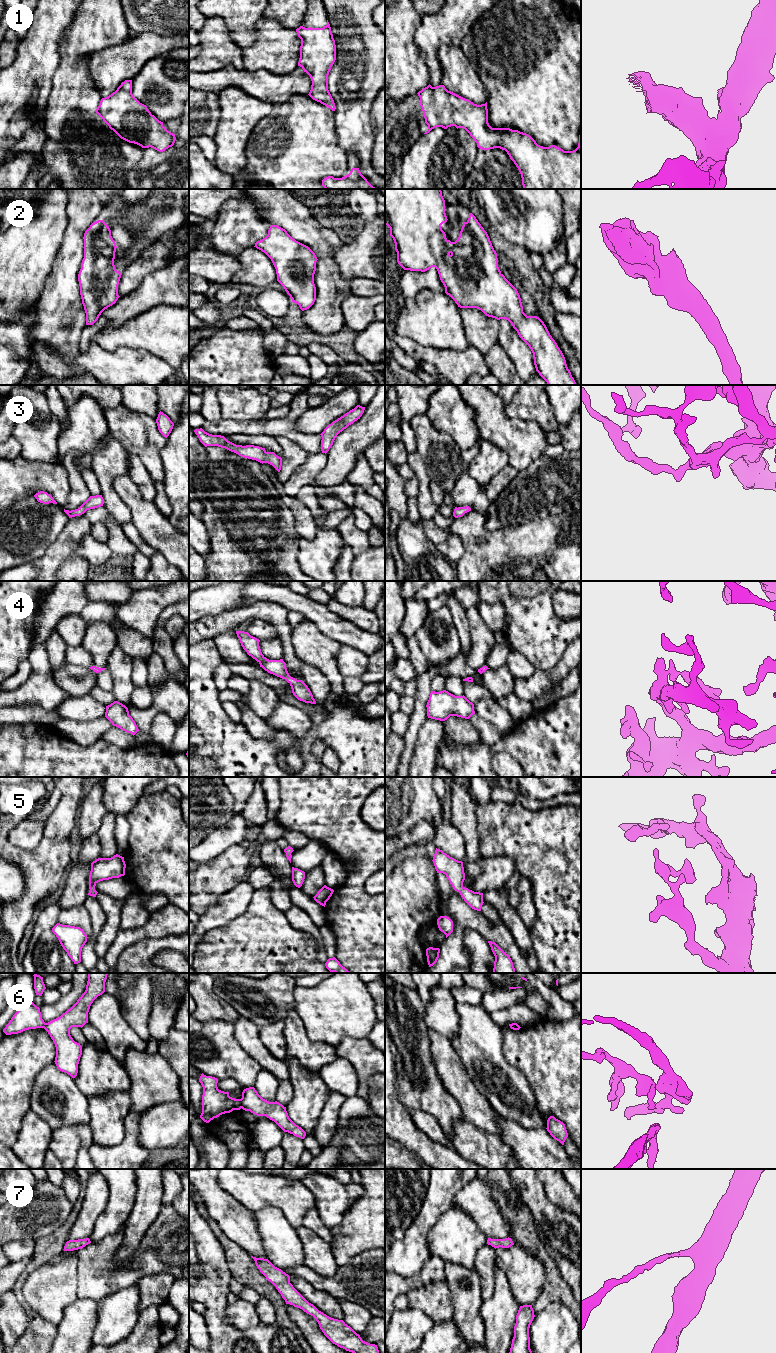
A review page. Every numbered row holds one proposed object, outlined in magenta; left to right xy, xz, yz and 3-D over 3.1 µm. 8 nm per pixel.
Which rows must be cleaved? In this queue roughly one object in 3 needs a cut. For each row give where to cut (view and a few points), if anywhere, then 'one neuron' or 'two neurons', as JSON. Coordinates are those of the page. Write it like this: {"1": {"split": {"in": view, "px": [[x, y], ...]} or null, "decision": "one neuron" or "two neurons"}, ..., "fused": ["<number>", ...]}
{"1": {"split": null, "decision": "one neuron"}, "2": {"split": null, "decision": "one neuron"}, "3": {"split": null, "decision": "one neuron"}, "4": {"split": null, "decision": "one neuron"}, "5": {"split": null, "decision": "one neuron"}, "6": {"split": {"in": "xz", "px": [[239, 1099], [241, 1107]]}, "decision": "two neurons"}, "7": {"split": null, "decision": "one neuron"}, "fused": ["6"]}

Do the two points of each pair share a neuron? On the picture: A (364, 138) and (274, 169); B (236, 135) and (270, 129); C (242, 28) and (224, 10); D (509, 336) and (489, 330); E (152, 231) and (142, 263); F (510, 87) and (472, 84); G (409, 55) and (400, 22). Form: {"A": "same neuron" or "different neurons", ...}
{"A": "different neurons", "B": "different neurons", "C": "same neuron", "D": "different neurons", "E": "different neurons", "F": "different neurons", "G": "same neuron"}

